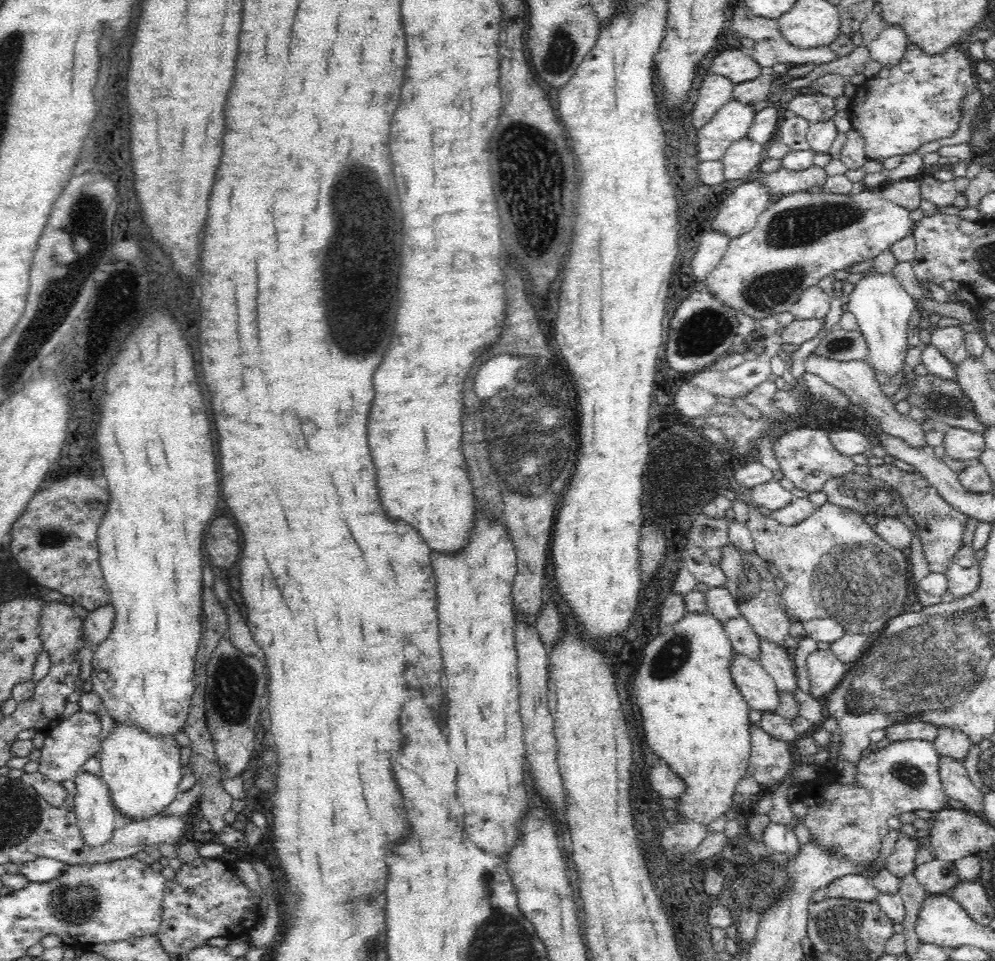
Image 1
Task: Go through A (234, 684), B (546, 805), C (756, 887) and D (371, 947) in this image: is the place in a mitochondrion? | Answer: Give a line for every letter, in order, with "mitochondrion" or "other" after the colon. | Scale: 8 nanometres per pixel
A: mitochondrion
B: other
C: mitochondrion
D: mitochondrion

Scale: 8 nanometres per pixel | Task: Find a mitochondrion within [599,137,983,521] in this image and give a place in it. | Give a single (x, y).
(801, 224)

